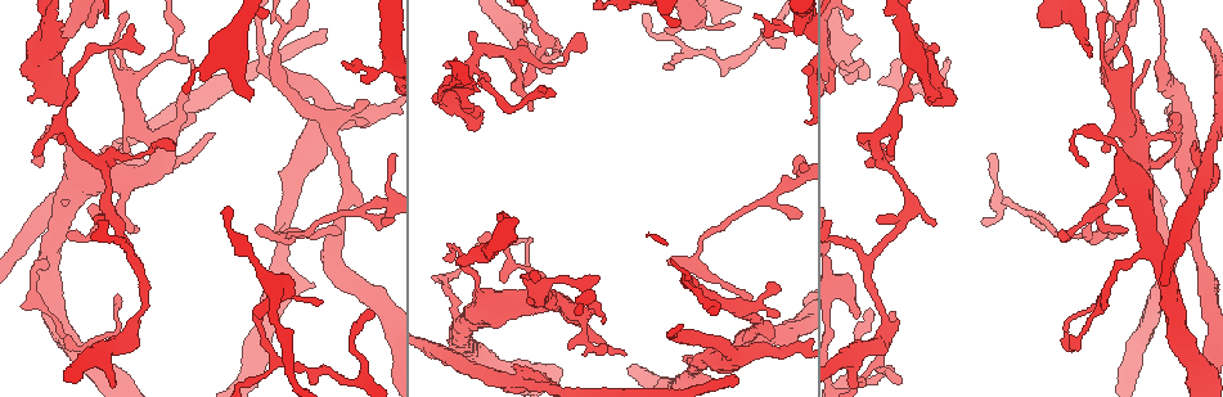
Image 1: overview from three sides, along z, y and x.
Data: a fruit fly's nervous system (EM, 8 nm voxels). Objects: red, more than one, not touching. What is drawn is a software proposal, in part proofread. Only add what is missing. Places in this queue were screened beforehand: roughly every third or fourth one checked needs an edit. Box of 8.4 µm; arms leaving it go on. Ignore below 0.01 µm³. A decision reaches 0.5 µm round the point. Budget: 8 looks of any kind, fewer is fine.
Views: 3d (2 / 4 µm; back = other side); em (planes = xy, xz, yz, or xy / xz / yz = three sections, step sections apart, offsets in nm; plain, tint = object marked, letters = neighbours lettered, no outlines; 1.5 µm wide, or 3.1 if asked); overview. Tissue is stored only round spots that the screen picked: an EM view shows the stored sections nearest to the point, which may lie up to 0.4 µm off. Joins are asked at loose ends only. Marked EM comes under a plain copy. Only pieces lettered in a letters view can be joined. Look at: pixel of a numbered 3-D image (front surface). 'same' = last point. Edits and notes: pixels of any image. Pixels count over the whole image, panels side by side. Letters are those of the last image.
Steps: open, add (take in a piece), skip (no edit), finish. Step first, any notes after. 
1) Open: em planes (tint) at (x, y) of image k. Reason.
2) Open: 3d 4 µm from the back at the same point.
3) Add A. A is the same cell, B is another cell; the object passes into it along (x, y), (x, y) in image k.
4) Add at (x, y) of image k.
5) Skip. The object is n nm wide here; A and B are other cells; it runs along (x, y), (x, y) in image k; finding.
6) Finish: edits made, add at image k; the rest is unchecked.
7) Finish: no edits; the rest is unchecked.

Open: 3d 2 µm at (1089, 48) of image 1. Tapers out.

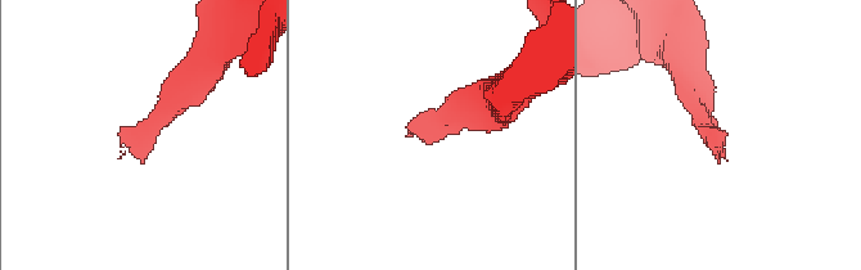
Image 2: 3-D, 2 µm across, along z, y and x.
Open: em planes (letters) at (717, 146) of image 2. Now the EM.

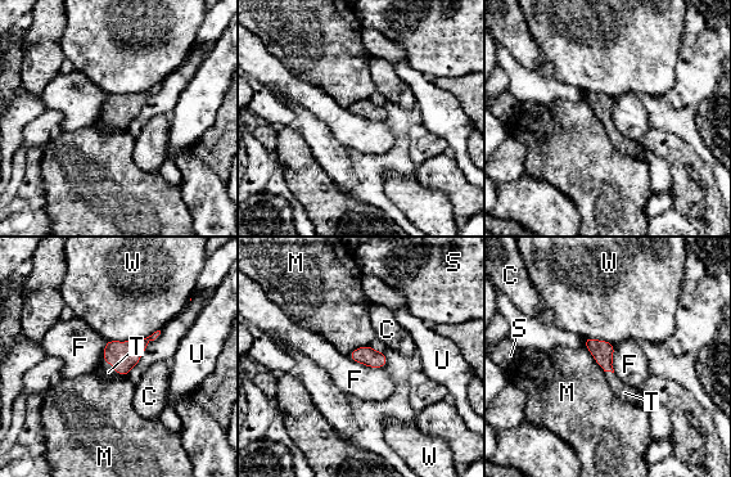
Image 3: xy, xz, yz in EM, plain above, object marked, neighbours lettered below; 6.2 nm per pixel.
Add T. T is the same cell, C, F, M, S, U and W are other cells; the object passes into it along (122, 356), (112, 365), (107, 369) in image 3; it goes on there.

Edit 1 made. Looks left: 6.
Open: overview.

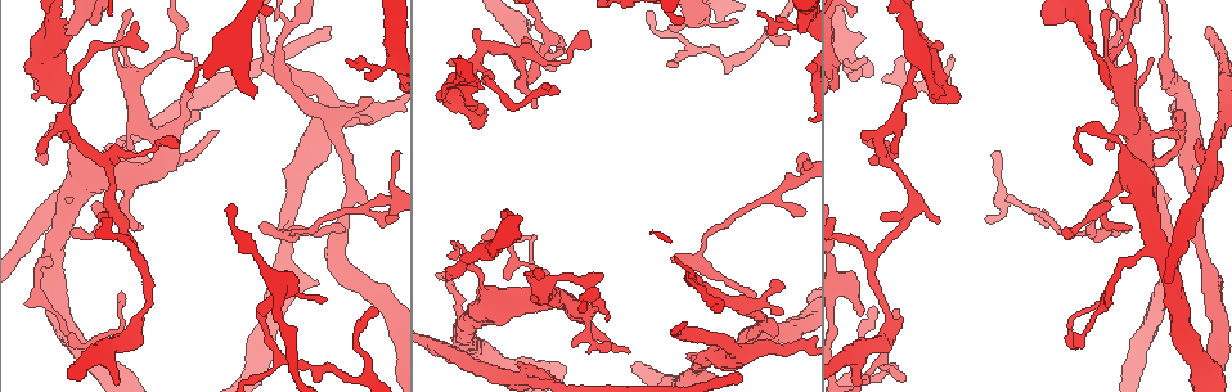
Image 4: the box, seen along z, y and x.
Open: 3d 2 µm at (442, 102) of image 4. Branch stops here.

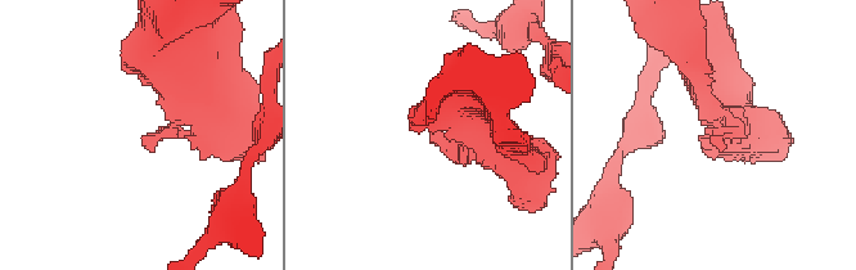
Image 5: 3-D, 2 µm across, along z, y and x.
Open: em planes (tint) at (710, 140) of image 5. Now the EM.

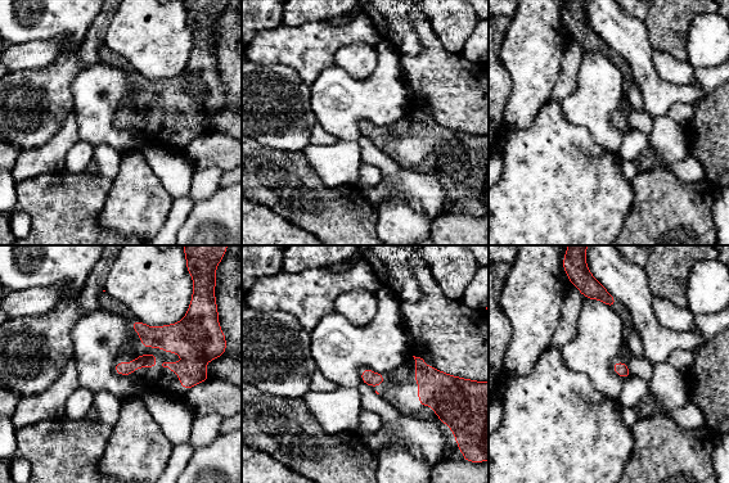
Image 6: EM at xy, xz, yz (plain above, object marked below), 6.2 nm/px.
Open: em planes (letters) at the same point. See the neighbours.

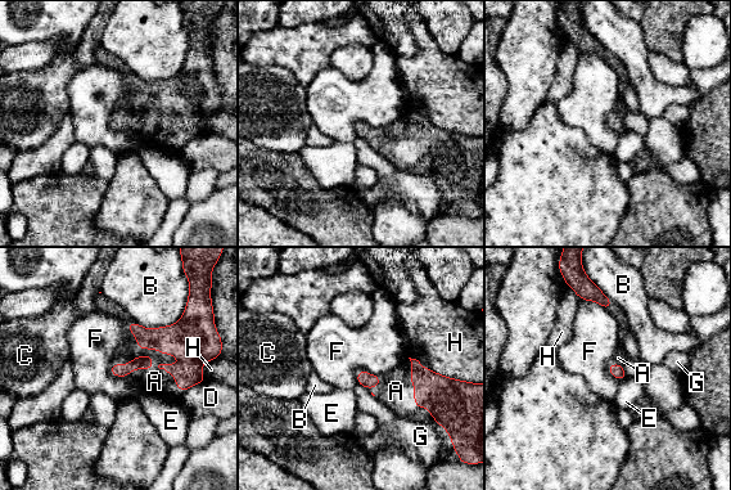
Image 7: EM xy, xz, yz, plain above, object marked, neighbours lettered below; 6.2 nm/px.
Add A. A is the same cell, B, C, D, E, F, G and H are other cells; it goes on there.

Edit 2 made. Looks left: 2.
Open: 3d 4 µm at (317, 284) of image 4. An open end.

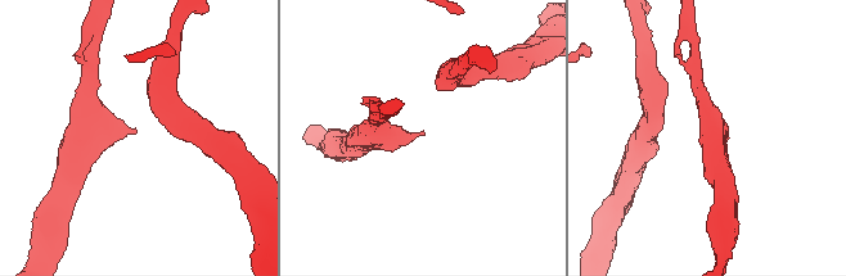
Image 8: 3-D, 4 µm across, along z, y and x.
Open: em planes (letters) at (423, 131) of image 8. Now the EM.

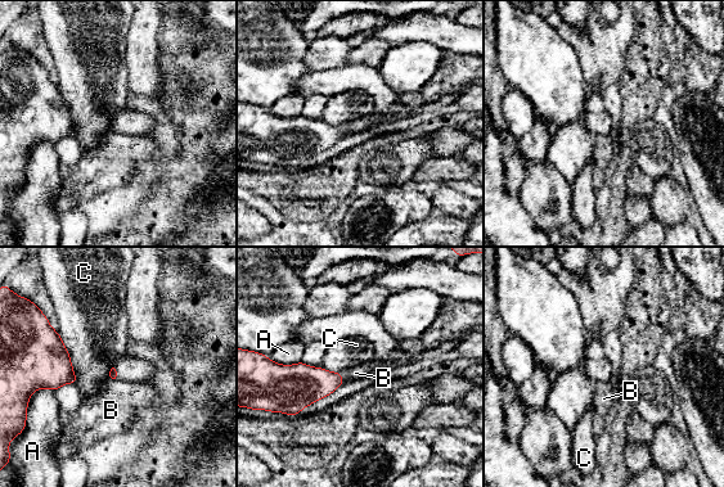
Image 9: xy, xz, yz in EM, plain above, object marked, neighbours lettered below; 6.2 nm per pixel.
Skip. The longest contact is with C, 360 nm; A, B and C are other cells; none of them fits.

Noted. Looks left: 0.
Finish: edits made, add at image 3, add at image 7; the rest is unchecked.

